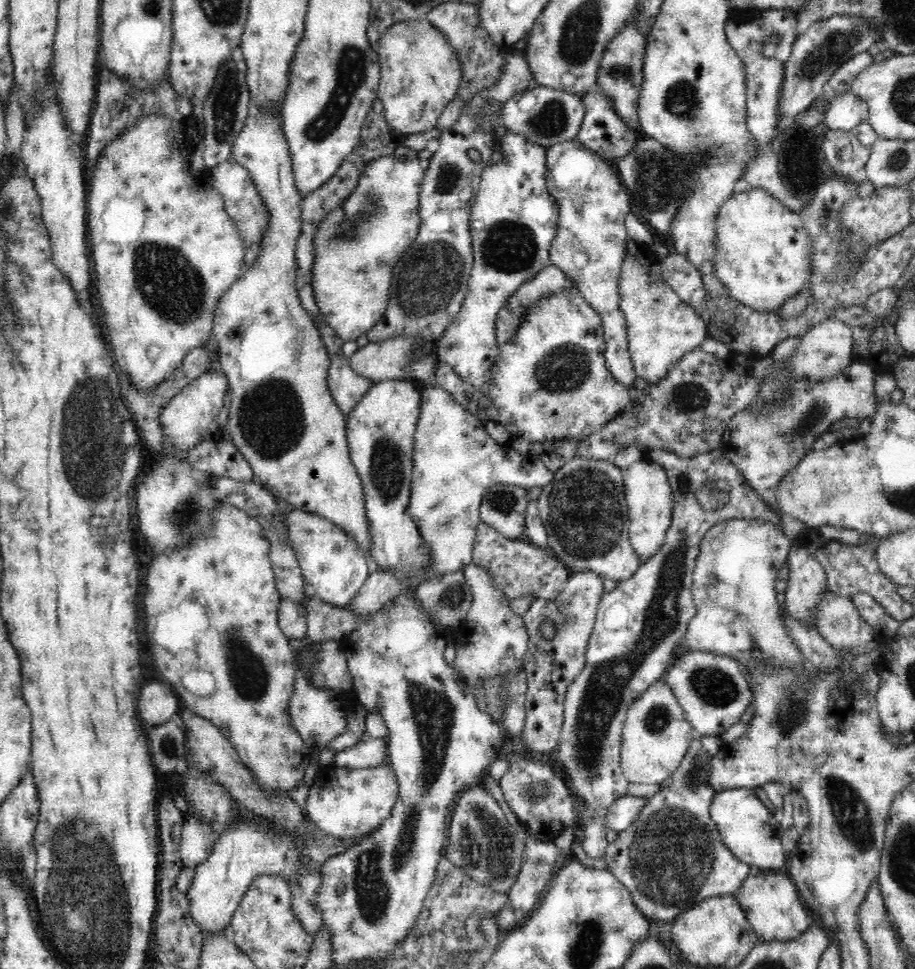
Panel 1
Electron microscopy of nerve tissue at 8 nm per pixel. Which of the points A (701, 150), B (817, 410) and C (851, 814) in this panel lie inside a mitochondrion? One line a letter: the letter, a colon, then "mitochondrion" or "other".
A: mitochondrion
B: mitochondrion
C: mitochondrion

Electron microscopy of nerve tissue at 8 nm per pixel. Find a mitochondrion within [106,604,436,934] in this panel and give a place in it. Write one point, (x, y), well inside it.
(373, 896)

